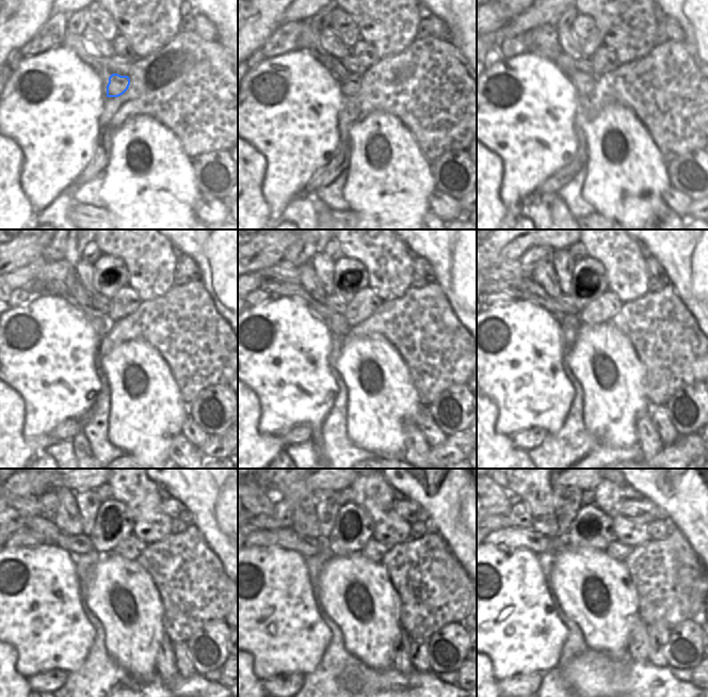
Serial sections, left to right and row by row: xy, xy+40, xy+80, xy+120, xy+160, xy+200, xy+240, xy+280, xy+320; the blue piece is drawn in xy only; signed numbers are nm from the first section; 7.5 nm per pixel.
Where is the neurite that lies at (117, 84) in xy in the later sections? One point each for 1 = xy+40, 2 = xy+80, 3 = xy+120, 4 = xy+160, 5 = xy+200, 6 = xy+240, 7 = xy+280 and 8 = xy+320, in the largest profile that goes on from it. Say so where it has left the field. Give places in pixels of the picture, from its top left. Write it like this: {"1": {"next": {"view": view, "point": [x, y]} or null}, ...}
{"1": {"next": {"view": "xy+40", "point": [350, 85]}}, "2": {"next": {"view": "xy+80", "point": [583, 83]}}, "3": {"next": {"view": "xy+120", "point": [101, 322]}}, "4": {"next": {"view": "xy+160", "point": [336, 322]}}, "5": {"next": {"view": "xy+200", "point": [520, 288]}}, "6": {"next": {"view": "xy+240", "point": [39, 524]}}, "7": {"next": {"view": "xy+280", "point": [260, 522]}}, "8": {"next": {"view": "xy+320", "point": [498, 522]}}}

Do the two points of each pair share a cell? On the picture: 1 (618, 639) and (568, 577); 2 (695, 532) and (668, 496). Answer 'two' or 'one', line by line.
1: one
2: one

